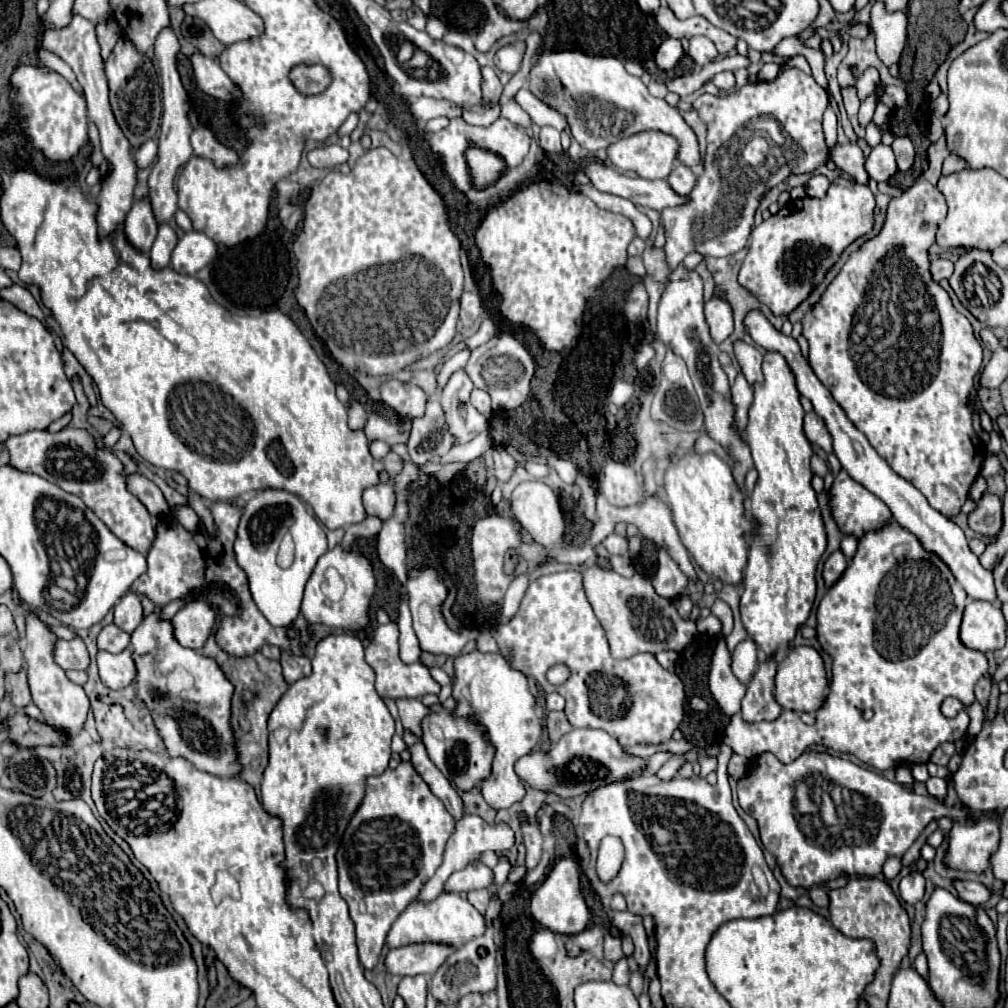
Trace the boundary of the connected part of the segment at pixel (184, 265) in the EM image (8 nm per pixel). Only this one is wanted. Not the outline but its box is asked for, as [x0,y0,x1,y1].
[172,231,216,275]

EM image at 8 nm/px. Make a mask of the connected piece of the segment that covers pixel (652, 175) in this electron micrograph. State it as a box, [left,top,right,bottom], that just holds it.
[608,131,678,179]

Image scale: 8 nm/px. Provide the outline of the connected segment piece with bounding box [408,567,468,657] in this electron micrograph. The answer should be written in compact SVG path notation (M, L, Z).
M424 567L424 569L414 569L410 579L408 579L408 607L414 619L414 631L418 635L418 643L422 651L428 651L432 655L446 655L446 657L456 657L462 653L468 635L458 635L452 631L442 615L442 603L446 601L446 587L442 585L442 579L434 569Z

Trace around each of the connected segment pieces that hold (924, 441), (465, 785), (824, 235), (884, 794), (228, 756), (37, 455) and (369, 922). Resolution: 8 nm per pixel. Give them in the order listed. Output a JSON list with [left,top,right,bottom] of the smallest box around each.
[[802,181,986,517],[422,703,494,791],[738,177,874,315],[738,751,970,889],[132,611,238,777],[2,429,154,555],[336,761,454,969]]

